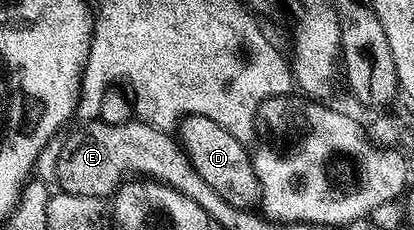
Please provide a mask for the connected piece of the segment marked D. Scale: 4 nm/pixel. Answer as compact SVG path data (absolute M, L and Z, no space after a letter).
M186 115L180 120L180 127L179 142L191 165L195 165L195 173L199 173L199 177L203 177L203 181L207 181L207 185L211 185L211 189L215 189L215 193L223 197L223 201L236 207L252 208L258 202L259 188L253 160L246 144L231 137L231 133L227 133L227 129L219 125L219 121L211 121L211 117Z

